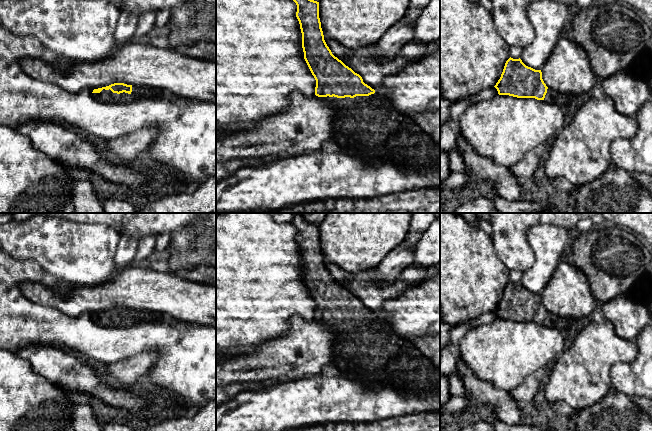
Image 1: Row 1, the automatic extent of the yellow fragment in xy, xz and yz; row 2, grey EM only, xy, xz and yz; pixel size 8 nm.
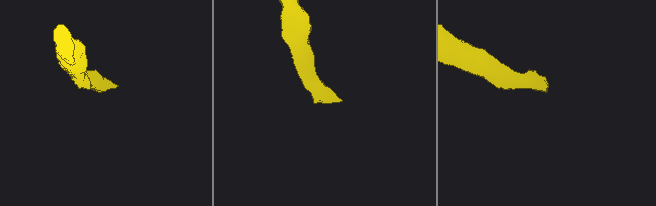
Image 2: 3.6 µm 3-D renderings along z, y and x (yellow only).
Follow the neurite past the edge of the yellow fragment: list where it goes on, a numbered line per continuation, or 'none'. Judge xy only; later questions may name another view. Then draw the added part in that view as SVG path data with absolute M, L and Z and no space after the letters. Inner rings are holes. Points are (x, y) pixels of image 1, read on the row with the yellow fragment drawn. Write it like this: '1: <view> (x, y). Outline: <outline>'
1: xy (107, 96). Outline: M132 86L132 92L128 93L113 93L110 89L103 89L100 93L92 93L93 97L104 103L125 103L129 100L137 100L141 98L154 97L161 92L149 87Z

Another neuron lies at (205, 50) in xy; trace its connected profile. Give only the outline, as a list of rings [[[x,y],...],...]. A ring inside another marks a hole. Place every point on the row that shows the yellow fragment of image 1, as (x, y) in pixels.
[[[196,41],[191,45],[182,45],[176,51],[201,60],[216,62],[216,43],[211,41]]]

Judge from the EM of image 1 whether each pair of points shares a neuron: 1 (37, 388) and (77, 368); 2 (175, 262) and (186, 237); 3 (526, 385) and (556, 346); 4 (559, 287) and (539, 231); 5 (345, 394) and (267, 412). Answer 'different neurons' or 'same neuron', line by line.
1: different neurons
2: same neuron
3: different neurons
4: different neurons
5: same neuron

